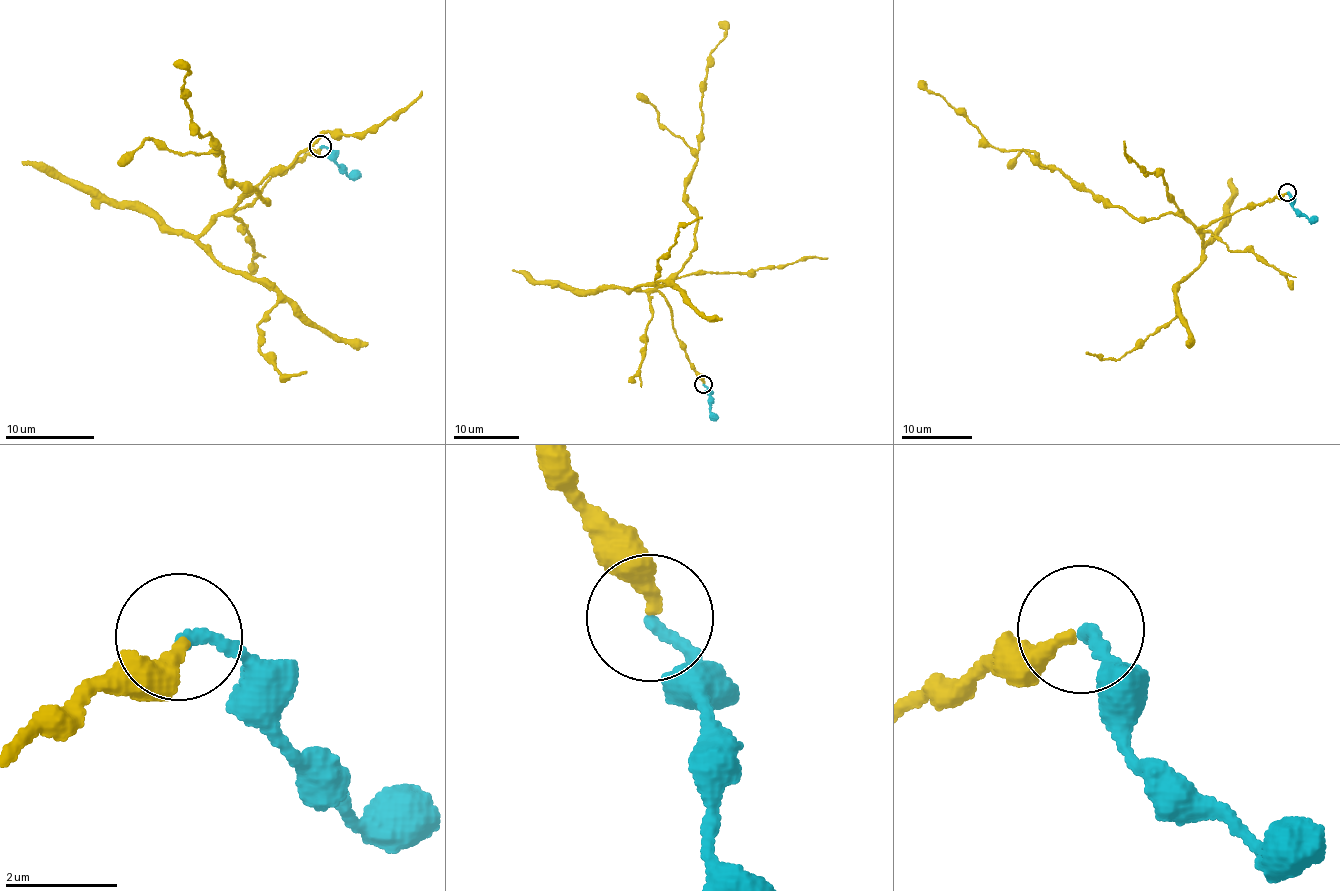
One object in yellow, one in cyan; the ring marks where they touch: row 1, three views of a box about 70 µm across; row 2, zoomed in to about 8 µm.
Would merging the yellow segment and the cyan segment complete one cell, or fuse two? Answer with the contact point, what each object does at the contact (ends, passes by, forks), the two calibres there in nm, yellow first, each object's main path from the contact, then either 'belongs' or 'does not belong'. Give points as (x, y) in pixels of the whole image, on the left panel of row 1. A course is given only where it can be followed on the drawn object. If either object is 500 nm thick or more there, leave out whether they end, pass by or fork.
at (320, 146); yellow ends there; cyan ends there; 280 nm thick on the yellow side, 200 nm on the other; yellow runs (320, 147), (237, 210), (253, 191), (263, 199), (220, 177), (222, 153), (198, 134), (176, 60); cyan runs (321, 147), (331, 151), (331, 157), (347, 173), (359, 174); belongs

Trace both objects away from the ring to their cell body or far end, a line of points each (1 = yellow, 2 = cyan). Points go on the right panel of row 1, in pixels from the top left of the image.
1: (1286, 193), (1196, 229), (1171, 212), (1132, 218), (1022, 150), (992, 147), (920, 80)
2: (1287, 193), (1294, 208), (1317, 220)

